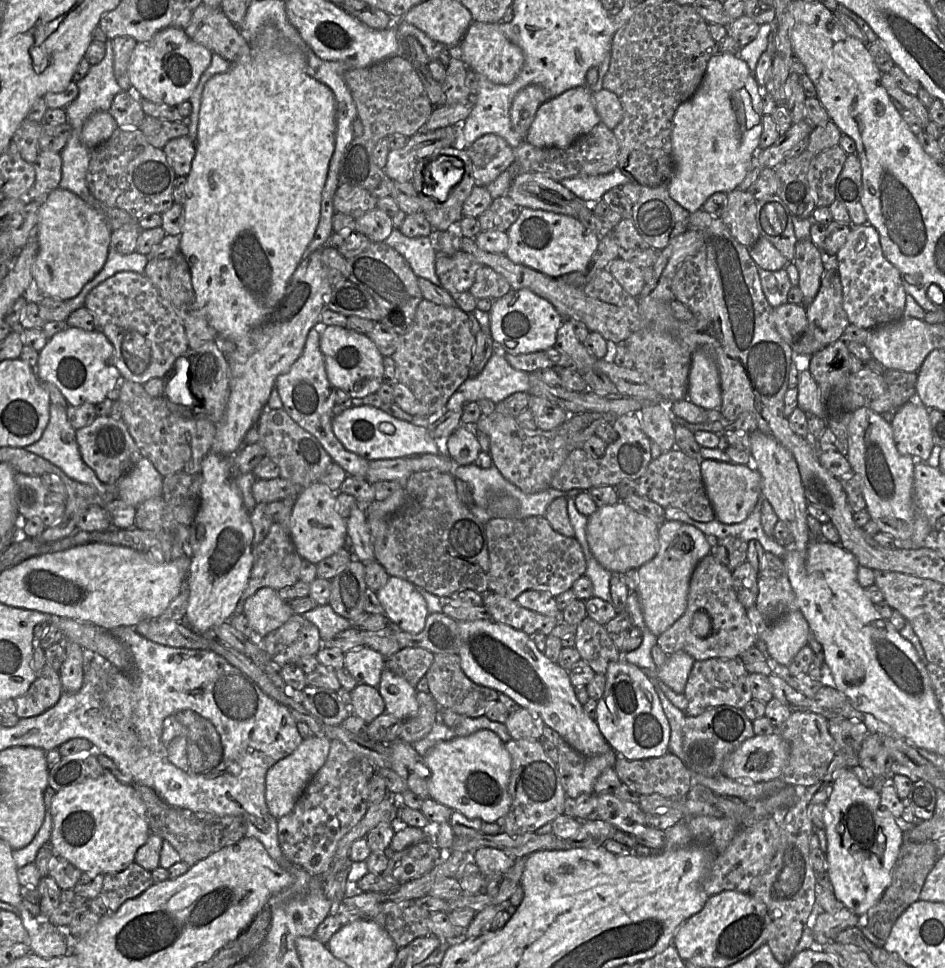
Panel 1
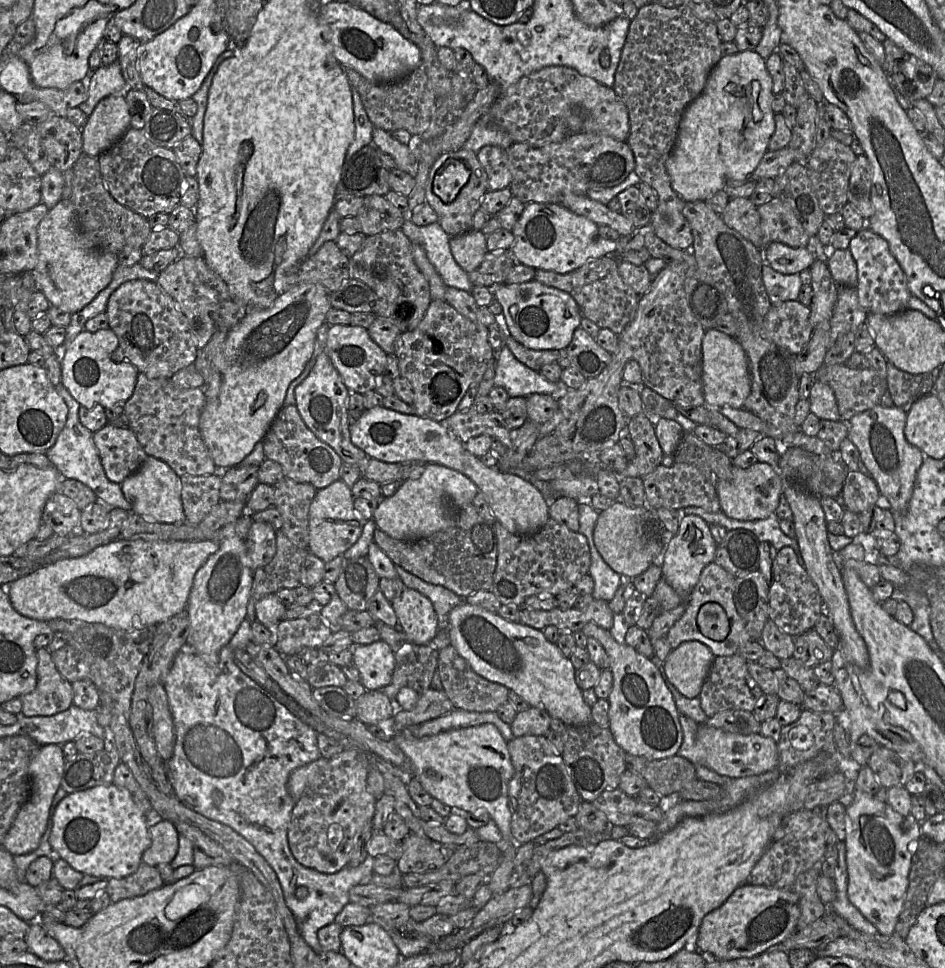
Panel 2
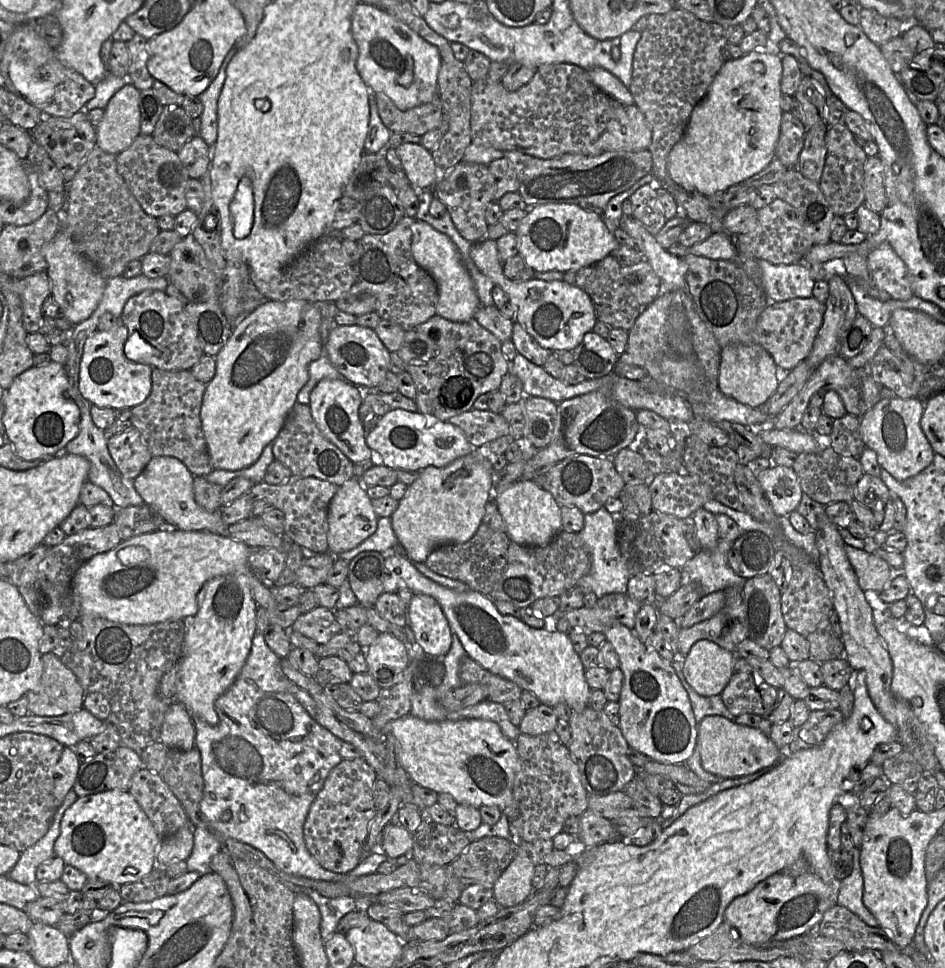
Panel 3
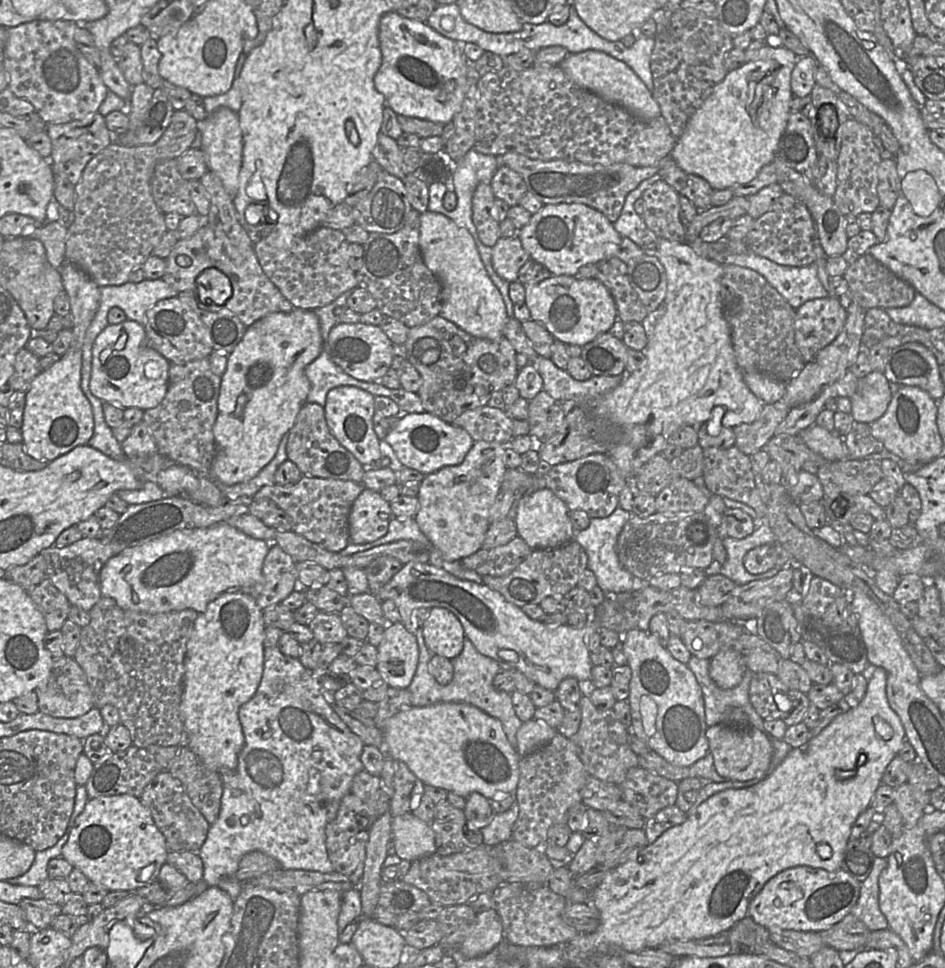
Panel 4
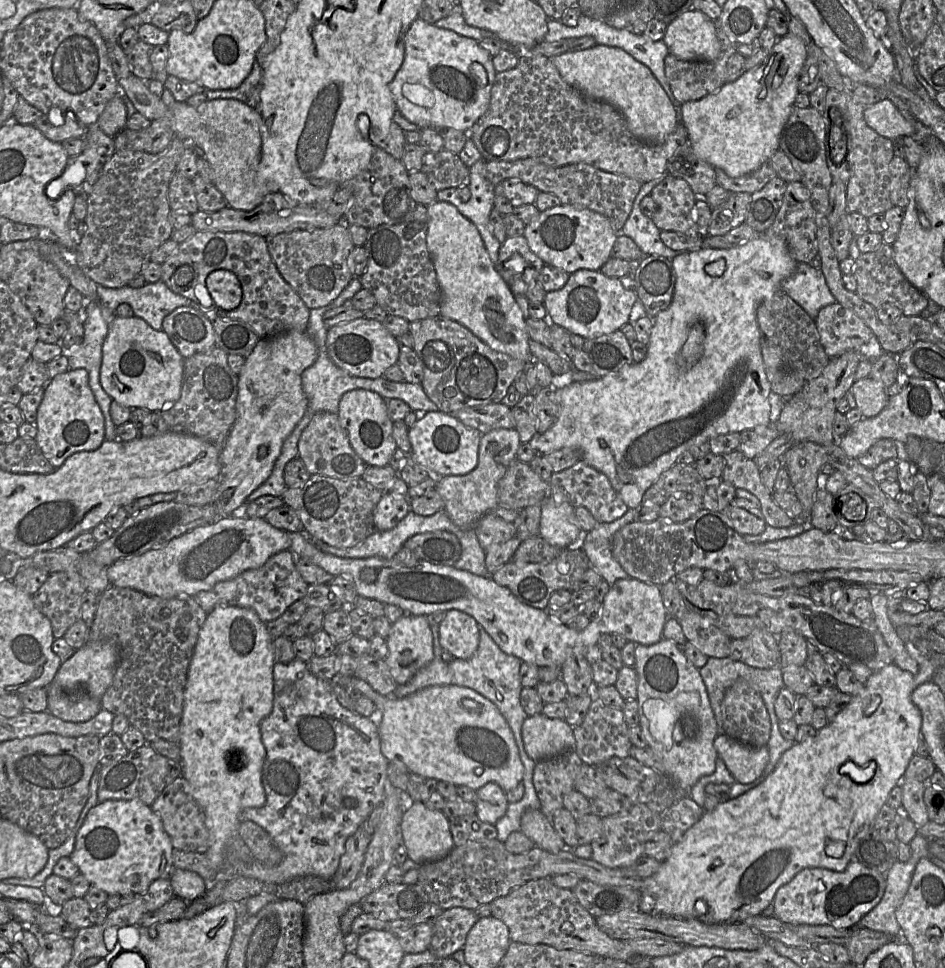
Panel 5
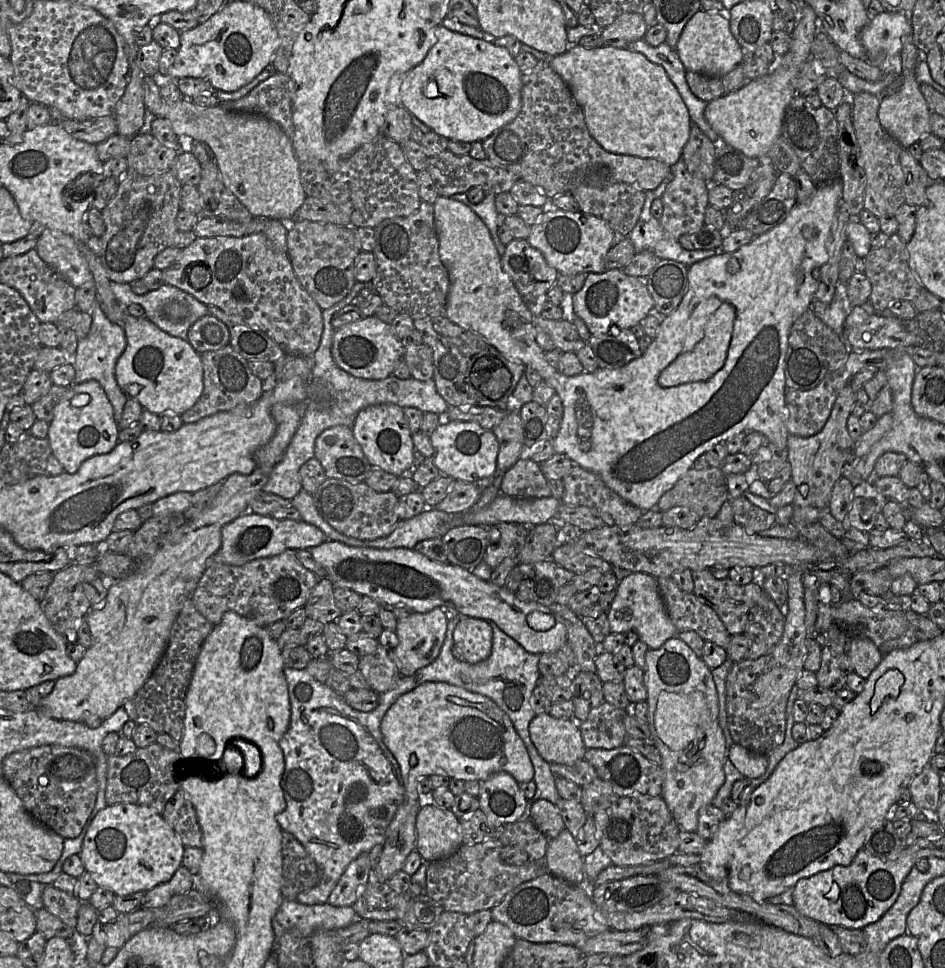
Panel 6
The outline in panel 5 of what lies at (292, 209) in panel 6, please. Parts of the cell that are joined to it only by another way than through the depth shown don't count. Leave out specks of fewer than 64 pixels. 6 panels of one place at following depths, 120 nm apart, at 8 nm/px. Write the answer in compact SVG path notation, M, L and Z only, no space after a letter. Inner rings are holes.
M130 75L118 79L120 94L133 105L136 112L148 118L168 119L175 136L191 140L203 151L214 174L214 185L223 194L227 206L235 210L252 211L264 200L264 186L260 186L256 171L262 146L262 117L258 109L246 102L234 99L207 100L198 107L187 102L175 101L166 105L160 96L150 92L148 85L140 78Z

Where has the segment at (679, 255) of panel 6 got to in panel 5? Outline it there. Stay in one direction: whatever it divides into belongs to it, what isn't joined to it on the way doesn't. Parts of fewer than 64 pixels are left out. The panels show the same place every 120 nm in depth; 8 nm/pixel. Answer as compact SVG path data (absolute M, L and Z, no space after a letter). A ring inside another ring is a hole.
M667 172L661 173L656 178L641 185L633 202L631 213L618 234L630 237L643 255L658 255L672 260L680 252L668 248L662 242L660 238L661 230L641 212L640 208L643 198L650 195L652 189L662 182L667 175Z

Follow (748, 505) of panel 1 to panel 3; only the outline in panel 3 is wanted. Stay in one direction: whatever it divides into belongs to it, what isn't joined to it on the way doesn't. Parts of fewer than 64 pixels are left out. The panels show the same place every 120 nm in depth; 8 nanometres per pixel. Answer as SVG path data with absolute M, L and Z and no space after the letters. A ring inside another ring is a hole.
M772 465L756 478L777 516L787 517L797 509L804 493L791 467Z

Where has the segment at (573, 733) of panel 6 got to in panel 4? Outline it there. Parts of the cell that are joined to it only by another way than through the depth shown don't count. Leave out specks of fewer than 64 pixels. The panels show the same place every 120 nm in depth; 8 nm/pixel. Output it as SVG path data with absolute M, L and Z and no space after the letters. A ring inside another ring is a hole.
M532 718L523 723L517 732L516 751L520 757L528 755L549 743L557 732L545 721Z

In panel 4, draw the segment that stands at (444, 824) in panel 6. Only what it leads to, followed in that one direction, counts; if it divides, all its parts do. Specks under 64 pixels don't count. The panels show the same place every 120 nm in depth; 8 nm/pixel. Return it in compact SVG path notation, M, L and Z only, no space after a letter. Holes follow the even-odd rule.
M411 812L392 819L392 845L401 860L414 862L436 852L435 836L429 823Z

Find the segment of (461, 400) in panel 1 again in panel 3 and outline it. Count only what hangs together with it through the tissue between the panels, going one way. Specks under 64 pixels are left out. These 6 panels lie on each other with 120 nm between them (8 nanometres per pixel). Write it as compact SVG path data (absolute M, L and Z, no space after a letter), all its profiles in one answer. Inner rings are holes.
M517 353L509 363L509 374L517 376L522 384L525 397L537 396L560 402L577 396L588 394L601 386L601 378L586 379L580 384L567 384L554 378L541 366L530 362Z

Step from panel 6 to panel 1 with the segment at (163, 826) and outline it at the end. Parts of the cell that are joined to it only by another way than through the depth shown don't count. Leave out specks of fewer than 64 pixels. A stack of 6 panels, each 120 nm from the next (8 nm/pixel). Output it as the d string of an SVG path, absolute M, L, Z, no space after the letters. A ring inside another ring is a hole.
M105 774L57 791L51 802L51 813L50 844L53 854L66 859L82 872L115 874L125 870L134 862L137 850L150 834L145 806L135 785L122 783Z

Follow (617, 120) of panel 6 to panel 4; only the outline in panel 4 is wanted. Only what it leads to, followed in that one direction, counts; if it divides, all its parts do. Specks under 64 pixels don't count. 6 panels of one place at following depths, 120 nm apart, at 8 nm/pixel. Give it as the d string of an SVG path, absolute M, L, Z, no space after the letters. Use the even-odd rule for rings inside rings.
M597 50L569 54L558 64L565 74L579 86L592 91L605 101L618 105L643 121L661 116L659 104L639 76L624 62Z

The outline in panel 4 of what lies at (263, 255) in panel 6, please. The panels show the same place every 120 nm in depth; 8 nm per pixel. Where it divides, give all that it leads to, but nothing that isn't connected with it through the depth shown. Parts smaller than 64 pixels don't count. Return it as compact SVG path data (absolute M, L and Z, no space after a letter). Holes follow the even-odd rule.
M205 223L191 237L179 240L165 261L166 268L162 279L178 292L195 293L195 300L199 302L201 310L217 312L227 309L235 314L246 327L271 313L289 313L294 310L293 305L263 272L253 246L238 247L227 237L217 236ZM208 268L219 269L231 281L233 292L223 305L202 303L198 295L196 278Z

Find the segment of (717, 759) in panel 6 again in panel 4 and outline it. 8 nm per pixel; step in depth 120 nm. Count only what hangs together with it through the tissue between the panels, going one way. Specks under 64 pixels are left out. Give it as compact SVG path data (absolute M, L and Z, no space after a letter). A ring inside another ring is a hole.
M631 629L622 633L621 644L631 668L630 693L628 702L631 708L632 724L629 733L635 734L651 751L669 763L691 767L709 753L709 742L705 731L705 706L701 687L687 664L676 660L665 648L664 642L648 631Z

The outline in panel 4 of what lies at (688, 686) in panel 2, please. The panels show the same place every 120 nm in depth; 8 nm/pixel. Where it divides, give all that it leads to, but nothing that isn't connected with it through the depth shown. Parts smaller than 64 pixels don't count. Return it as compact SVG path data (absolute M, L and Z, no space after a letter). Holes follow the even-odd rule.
M731 648L721 650L710 659L709 676L721 689L737 686L745 671L743 656Z

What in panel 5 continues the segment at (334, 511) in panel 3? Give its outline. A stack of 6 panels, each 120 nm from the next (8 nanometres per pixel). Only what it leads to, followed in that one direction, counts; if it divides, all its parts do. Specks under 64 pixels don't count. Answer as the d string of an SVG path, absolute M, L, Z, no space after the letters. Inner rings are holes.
M383 493L373 512L376 531L393 529L409 512L410 498L406 495Z

